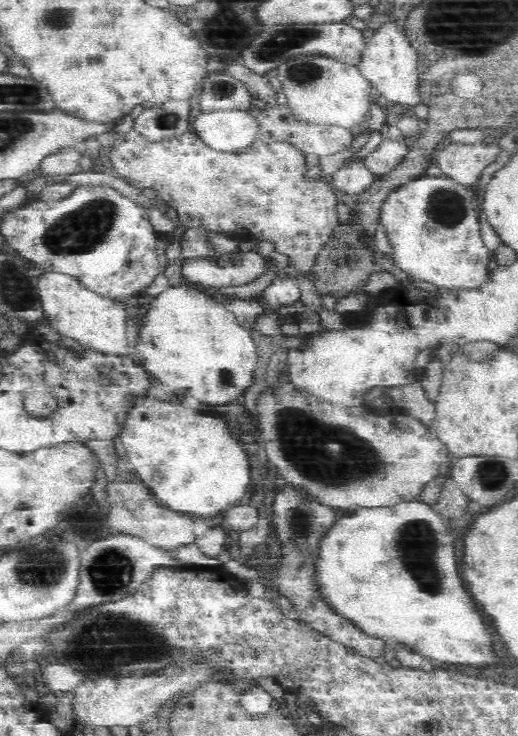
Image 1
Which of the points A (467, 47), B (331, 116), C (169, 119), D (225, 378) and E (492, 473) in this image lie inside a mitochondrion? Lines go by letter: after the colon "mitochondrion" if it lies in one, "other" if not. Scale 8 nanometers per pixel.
A: mitochondrion
B: other
C: mitochondrion
D: mitochondrion
E: mitochondrion

